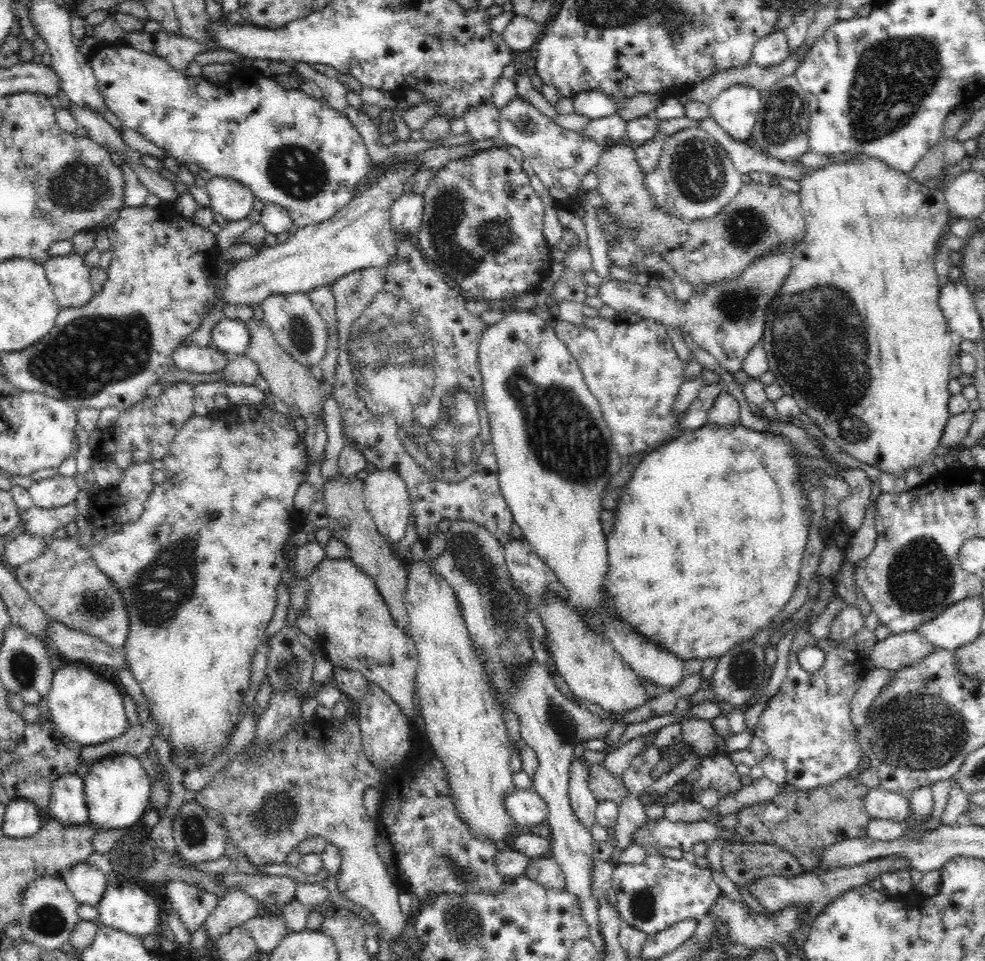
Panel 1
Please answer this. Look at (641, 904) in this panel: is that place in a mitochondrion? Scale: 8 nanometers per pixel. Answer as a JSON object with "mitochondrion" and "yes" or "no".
{"mitochondrion":"yes"}

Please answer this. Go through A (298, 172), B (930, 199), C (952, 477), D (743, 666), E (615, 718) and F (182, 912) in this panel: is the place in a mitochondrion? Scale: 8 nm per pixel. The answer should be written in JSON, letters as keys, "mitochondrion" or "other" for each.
{"A":"mitochondrion","B":"other","C":"other","D":"mitochondrion","E":"other","F":"other"}

